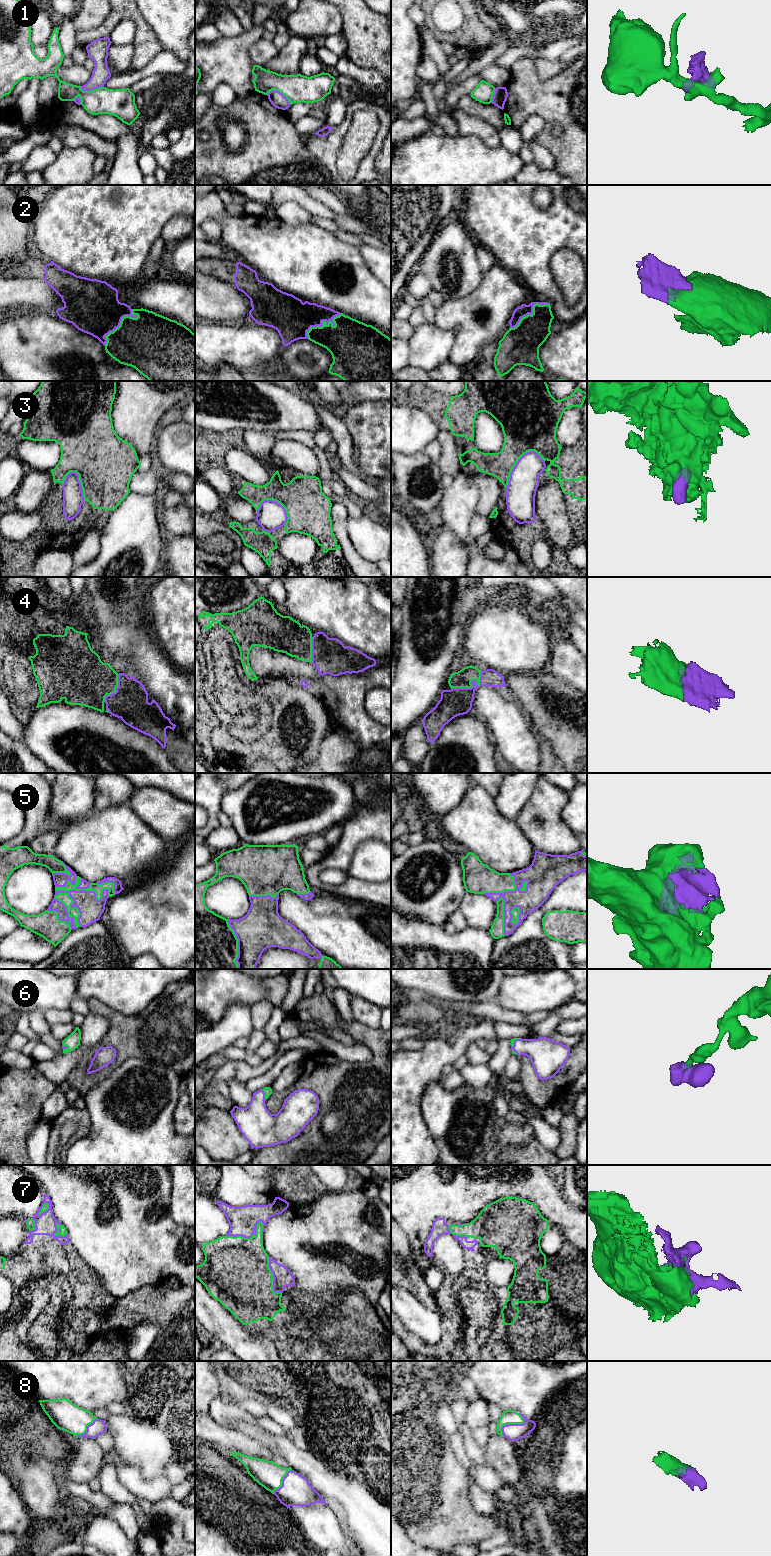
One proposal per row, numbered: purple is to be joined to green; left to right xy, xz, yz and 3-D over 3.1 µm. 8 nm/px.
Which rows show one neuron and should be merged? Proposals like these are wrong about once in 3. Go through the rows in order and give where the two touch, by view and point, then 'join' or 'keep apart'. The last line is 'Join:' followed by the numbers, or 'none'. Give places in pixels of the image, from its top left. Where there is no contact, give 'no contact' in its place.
1: meets green in xz at (280, 92); keep apart
2: meets green in xz at (322, 324); join
3: meets green in yz at (514, 465); join
4: meets green in yz at (470, 682); join
5: meets green in xy at (60, 893); join
6: meets green in xz at (265, 1094); join
7: meets green in xz at (247, 1238); join
8: meets green in yz at (512, 1423); join
Join: 2, 3, 4, 5, 6, 7, 8

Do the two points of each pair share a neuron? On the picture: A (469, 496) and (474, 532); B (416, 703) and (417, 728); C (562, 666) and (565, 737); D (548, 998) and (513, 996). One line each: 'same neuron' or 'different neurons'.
A: different neurons
B: different neurons
C: different neurons
D: same neuron

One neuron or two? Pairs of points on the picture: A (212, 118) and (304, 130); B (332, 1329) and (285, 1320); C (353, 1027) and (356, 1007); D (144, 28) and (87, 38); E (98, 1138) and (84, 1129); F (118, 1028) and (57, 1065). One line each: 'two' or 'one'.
A: two
B: one
C: two
D: one
E: two
F: two

